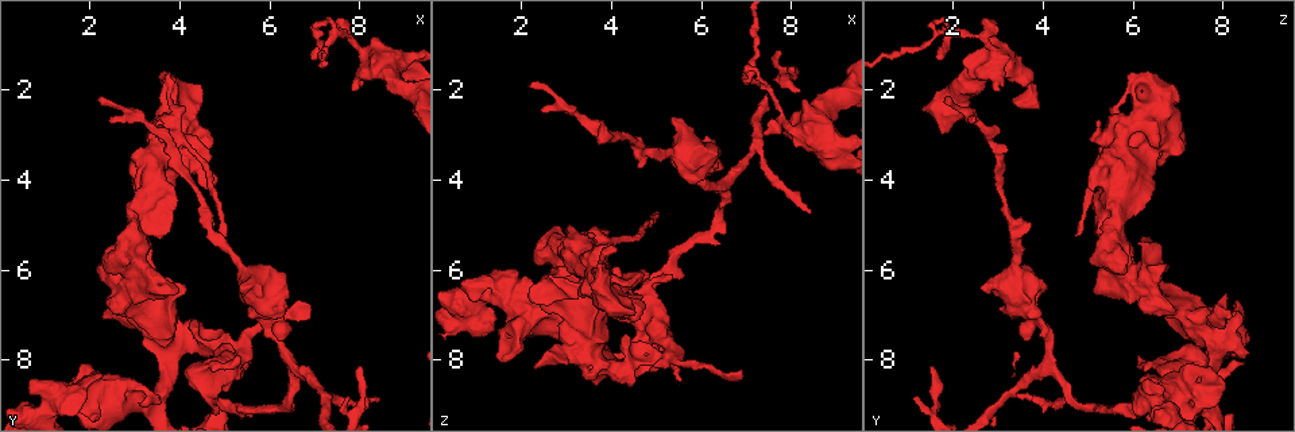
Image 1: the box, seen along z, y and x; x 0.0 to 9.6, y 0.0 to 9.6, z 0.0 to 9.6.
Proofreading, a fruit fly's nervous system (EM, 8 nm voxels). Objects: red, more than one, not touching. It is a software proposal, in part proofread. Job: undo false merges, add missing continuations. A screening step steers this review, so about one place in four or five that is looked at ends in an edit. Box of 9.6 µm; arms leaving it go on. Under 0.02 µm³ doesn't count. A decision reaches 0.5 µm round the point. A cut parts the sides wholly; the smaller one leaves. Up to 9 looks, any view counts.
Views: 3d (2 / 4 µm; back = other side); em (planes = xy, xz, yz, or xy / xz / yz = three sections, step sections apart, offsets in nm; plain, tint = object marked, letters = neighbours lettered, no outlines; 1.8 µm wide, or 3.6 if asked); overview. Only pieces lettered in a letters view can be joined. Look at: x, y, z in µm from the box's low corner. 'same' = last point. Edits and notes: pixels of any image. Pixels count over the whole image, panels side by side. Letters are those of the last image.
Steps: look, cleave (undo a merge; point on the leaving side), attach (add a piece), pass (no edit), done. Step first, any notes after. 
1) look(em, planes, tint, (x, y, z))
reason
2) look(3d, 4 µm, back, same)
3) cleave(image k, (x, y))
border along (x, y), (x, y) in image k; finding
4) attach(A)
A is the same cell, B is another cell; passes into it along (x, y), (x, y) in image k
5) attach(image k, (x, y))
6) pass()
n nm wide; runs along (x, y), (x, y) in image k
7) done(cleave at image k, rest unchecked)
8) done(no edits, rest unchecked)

look(em, 3.6 µm, xz, step 8, tint, (8.80, 1.45, 3.25))
sharp bend

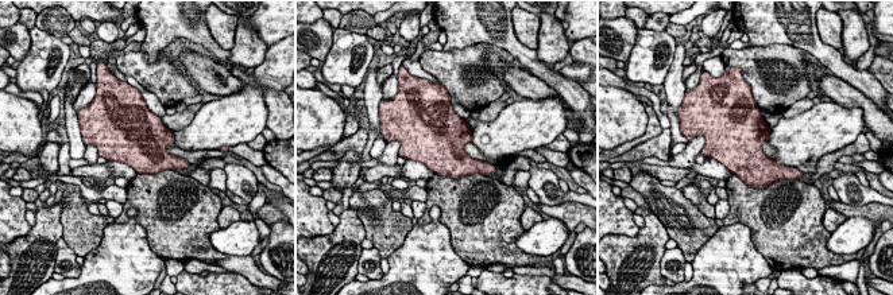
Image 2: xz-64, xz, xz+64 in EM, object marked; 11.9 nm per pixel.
look(em, 3.6 µm, planes, letters, same)

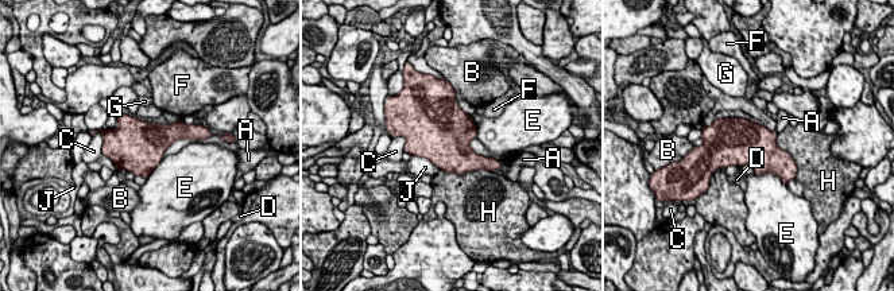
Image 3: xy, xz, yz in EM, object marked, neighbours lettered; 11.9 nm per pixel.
pass()
H touches over 650 nm; A, B, C, D, E, F, G, H and J are other cells; border along (754, 173), (773, 173), (784, 183) in image 3; continuous, no second neuron

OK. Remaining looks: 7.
look(3d, 4 µm, (5.30, 6.35, 2.65))
branch stops here

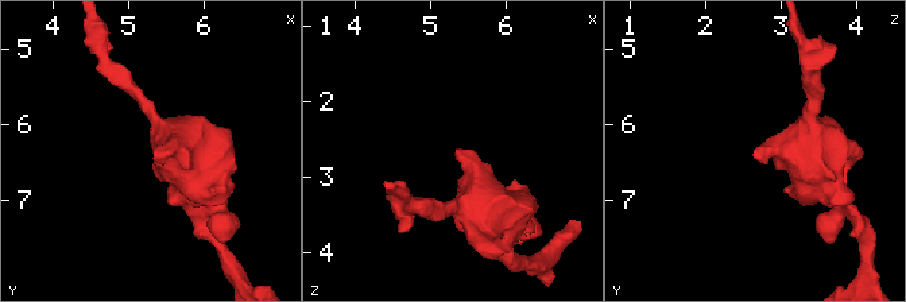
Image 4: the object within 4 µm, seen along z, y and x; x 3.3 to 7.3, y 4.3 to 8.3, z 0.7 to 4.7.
look(em, planes, letters, (5.35, 6.40, 2.65))
shape alone is not enough

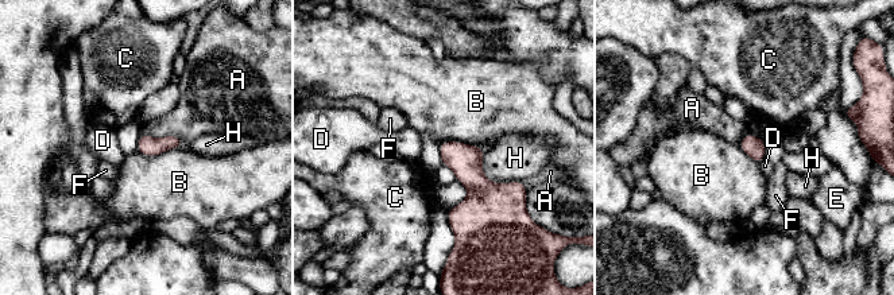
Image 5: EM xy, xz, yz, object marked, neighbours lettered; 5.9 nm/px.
pass()
A, B, C, D, E, F and H are other cells; border along (182, 144), (155, 155), (138, 151) in image 5; no lettered piece goes on from it

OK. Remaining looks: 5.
look(3d, 2 µm, (8.00, 8.20, 1.40))
free end

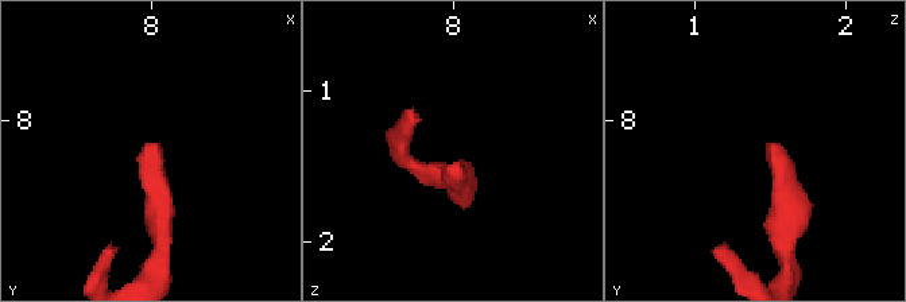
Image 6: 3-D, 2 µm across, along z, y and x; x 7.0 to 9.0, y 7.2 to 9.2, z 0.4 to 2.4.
look(em, planes, plain, (8.04, 8.20, 1.46))
now the EM

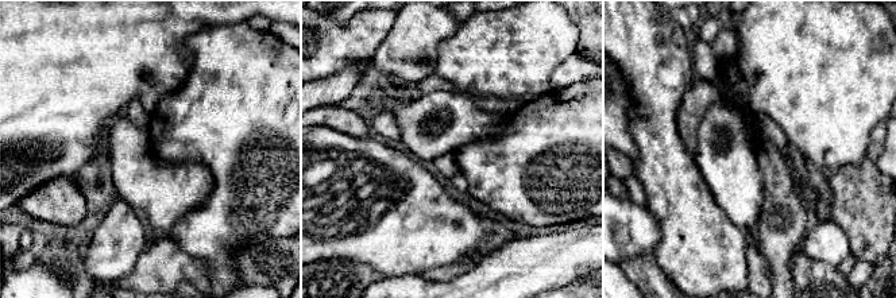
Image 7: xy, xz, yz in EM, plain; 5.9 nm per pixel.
look(em, planes, letters, same)
what lies round it

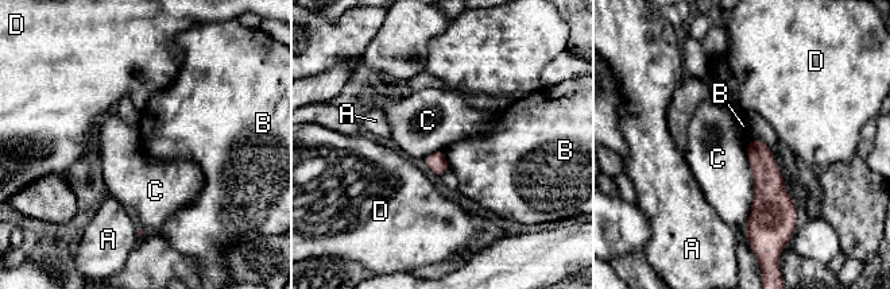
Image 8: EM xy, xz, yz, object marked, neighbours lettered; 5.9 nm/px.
pass()
A, B, C and D are other cells; border along (746, 146), (753, 207), (743, 230) in image 8; none of them fits

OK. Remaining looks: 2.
look(em, xy, step 4, tint, (7.15, 8.80, 3.25))
three arms meet

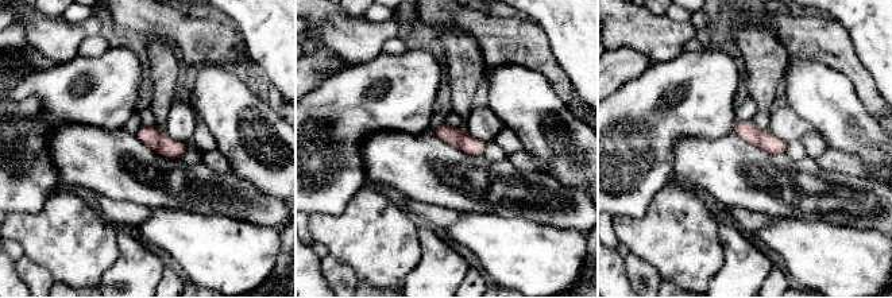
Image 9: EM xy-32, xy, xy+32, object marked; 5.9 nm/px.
look(em, planes, letters, same)

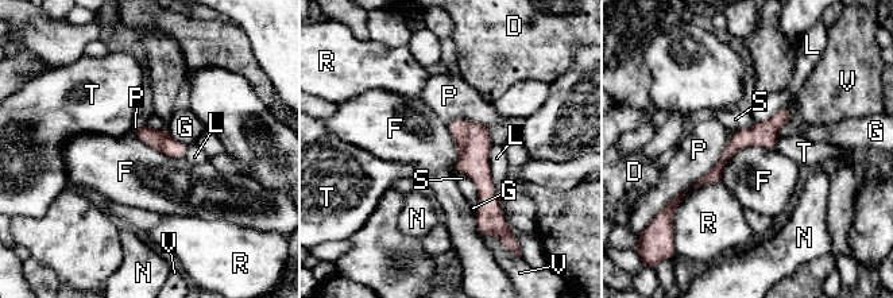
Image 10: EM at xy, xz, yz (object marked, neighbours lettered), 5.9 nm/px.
pass()
D, F, G, L, N, P, R, S, T and V are other cells; runs along (460, 122), (484, 185), (482, 224) in image 10; one neuron here

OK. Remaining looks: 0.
done(no edits, rest unchecked)

